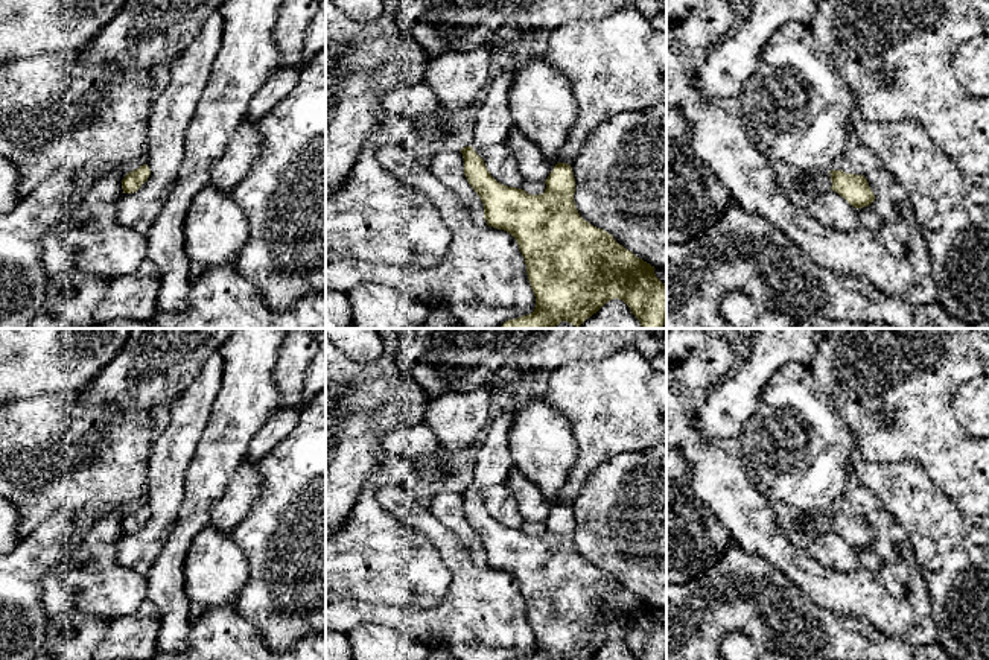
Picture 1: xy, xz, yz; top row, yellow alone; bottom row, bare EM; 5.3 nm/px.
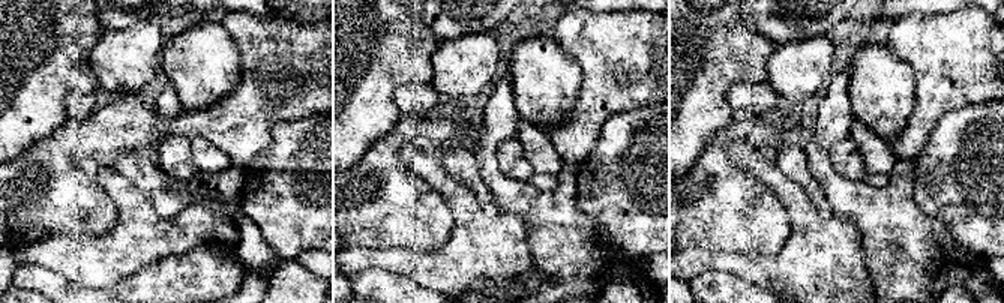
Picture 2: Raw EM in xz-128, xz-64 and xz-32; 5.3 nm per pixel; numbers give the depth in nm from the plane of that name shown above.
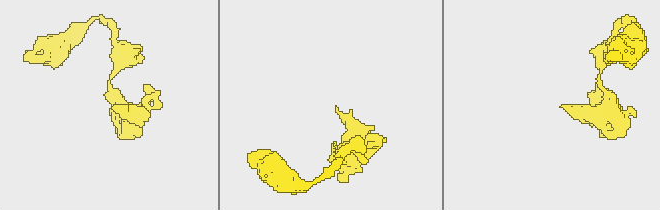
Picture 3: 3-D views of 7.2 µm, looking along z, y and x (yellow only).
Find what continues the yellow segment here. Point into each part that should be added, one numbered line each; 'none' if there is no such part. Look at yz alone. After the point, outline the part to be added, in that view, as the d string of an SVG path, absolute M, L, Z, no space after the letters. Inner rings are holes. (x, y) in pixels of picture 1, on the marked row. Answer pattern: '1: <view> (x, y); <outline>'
1: yz (820, 183); M823 172L823 173L816 173L813 176L808 176L806 179L802 181L800 187L805 190L814 190L819 193L831 190L832 187L831 173Z

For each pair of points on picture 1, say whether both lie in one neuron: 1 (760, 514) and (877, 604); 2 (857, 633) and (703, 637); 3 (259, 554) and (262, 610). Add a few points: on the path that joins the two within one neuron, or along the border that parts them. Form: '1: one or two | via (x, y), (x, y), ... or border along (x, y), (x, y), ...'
1: one | via (778, 548), (828, 589), (843, 592)
2: one | via (819, 631), (799, 628), (790, 622), (741, 622)
3: one | via (260, 567), (262, 596)

